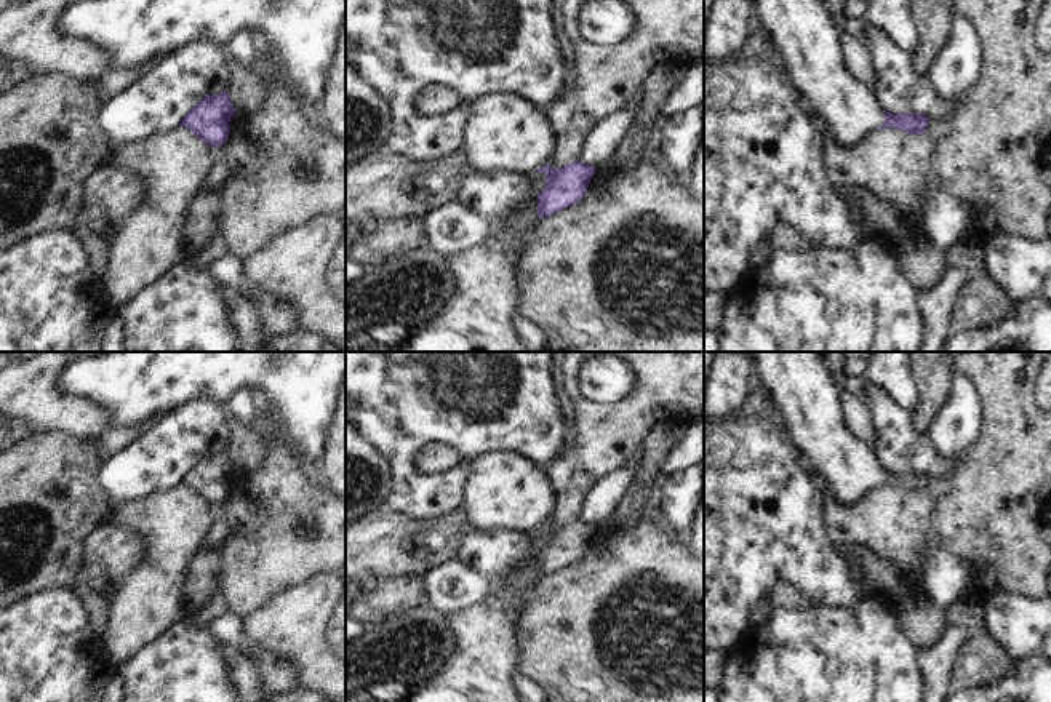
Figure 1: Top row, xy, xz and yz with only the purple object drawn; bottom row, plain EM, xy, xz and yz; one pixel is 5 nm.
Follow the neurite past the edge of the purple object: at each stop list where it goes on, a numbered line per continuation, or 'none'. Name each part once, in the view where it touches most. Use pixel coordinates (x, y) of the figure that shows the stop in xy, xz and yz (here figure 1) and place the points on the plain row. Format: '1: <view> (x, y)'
1: yz (800, 386).

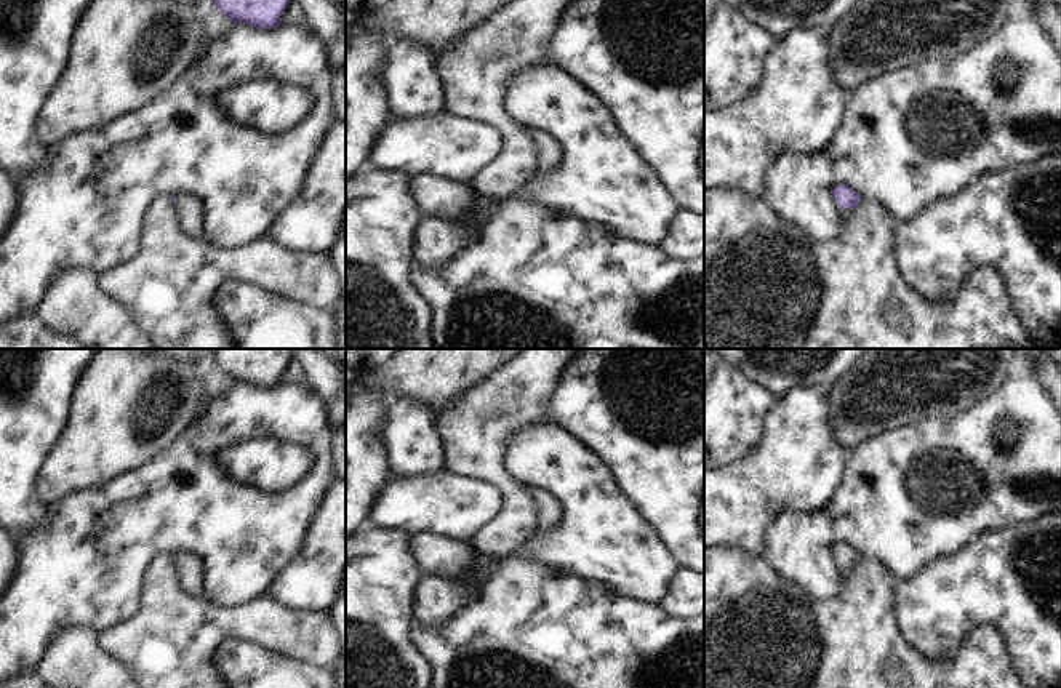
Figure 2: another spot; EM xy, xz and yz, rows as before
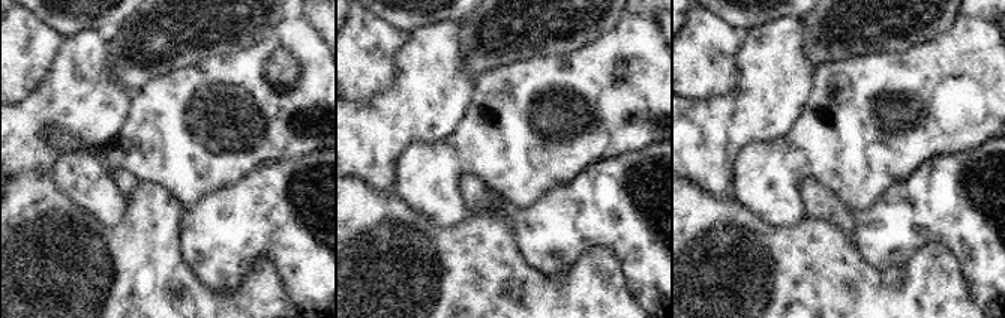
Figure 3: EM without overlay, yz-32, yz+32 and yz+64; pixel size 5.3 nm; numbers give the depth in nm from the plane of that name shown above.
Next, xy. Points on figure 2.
1: xy (188, 568).

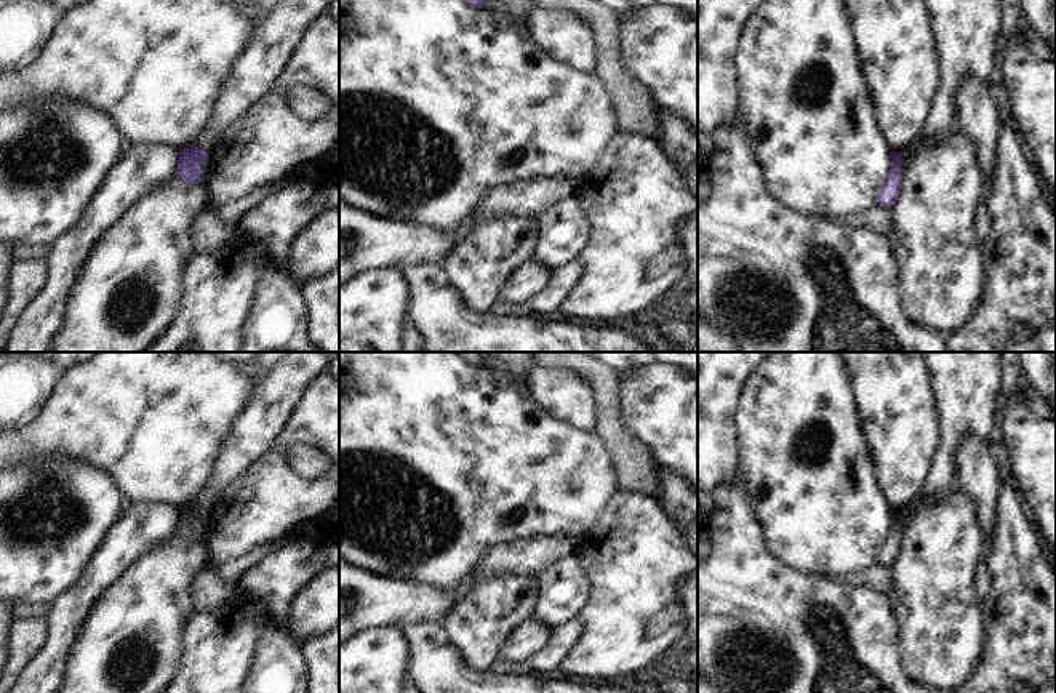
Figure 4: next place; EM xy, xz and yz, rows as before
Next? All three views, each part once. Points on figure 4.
none.

